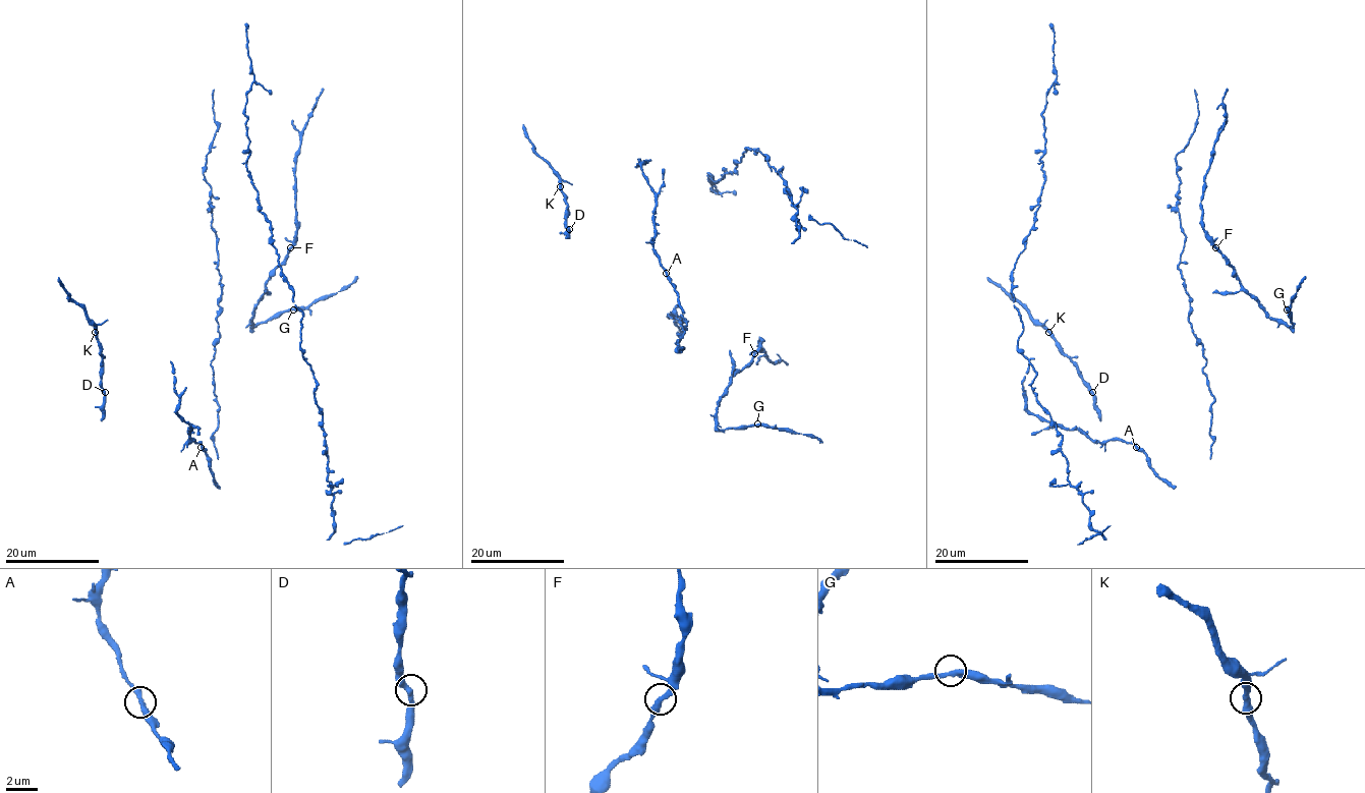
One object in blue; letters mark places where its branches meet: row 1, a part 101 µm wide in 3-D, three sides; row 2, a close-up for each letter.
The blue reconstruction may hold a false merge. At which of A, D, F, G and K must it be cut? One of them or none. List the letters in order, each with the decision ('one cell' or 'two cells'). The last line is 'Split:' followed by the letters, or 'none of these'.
A: one cell
D: one cell
F: one cell
G: one cell
K: one cell
Split: none of these

